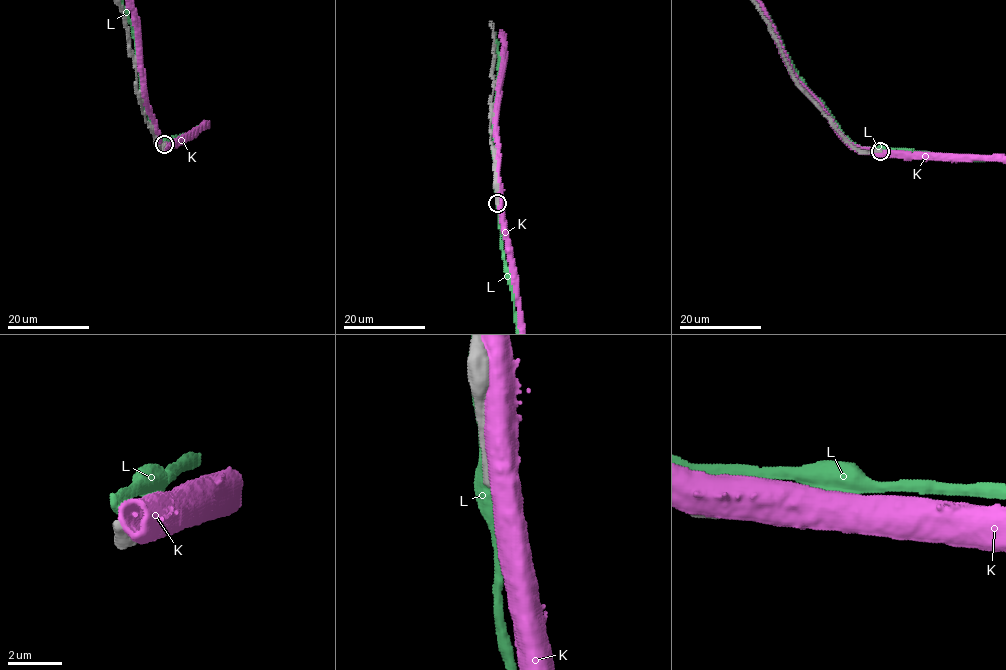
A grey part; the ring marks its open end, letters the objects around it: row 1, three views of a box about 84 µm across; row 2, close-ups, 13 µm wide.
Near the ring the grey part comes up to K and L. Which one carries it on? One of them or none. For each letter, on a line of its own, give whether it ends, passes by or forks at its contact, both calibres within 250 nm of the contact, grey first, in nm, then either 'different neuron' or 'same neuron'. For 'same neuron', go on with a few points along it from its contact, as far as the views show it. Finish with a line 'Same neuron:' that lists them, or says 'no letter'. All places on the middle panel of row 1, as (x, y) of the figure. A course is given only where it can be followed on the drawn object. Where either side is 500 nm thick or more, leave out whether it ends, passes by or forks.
K: 280 nm thick on the grey side, 750 nm on the other; different neuron
L: 360 nm thick on the grey side, 550 nm on the other; different neuron
Same neuron: no letter

